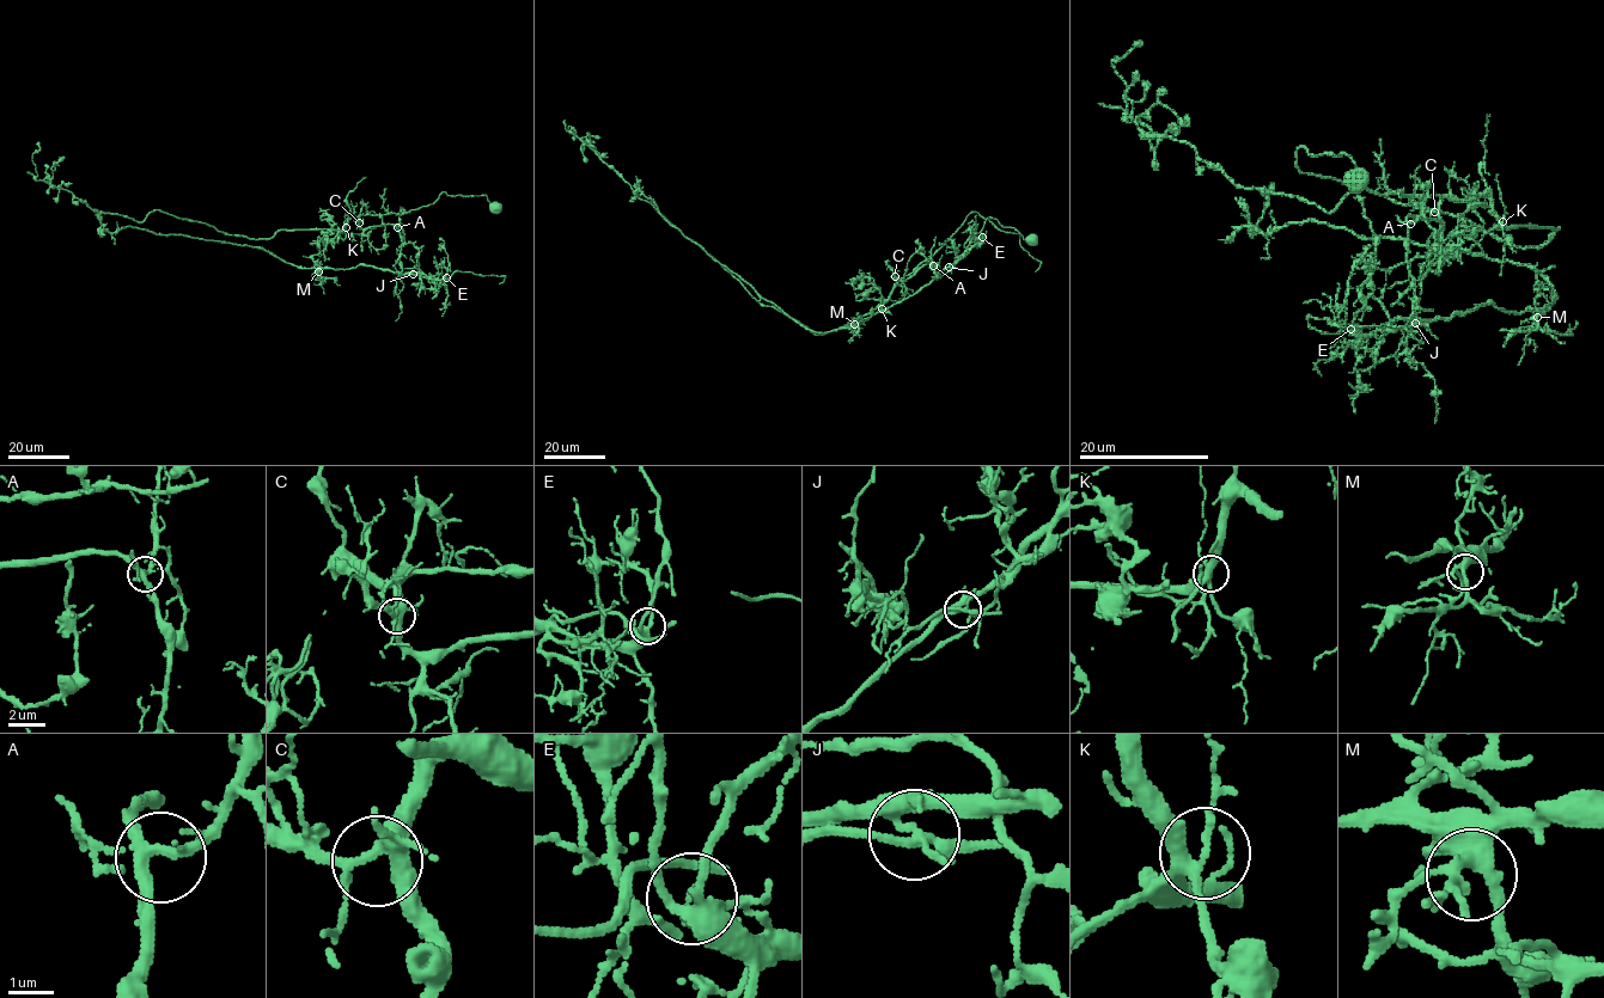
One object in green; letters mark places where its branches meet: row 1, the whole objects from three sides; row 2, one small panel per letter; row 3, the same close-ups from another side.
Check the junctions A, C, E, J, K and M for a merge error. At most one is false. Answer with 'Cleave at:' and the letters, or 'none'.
Cleave at: J

